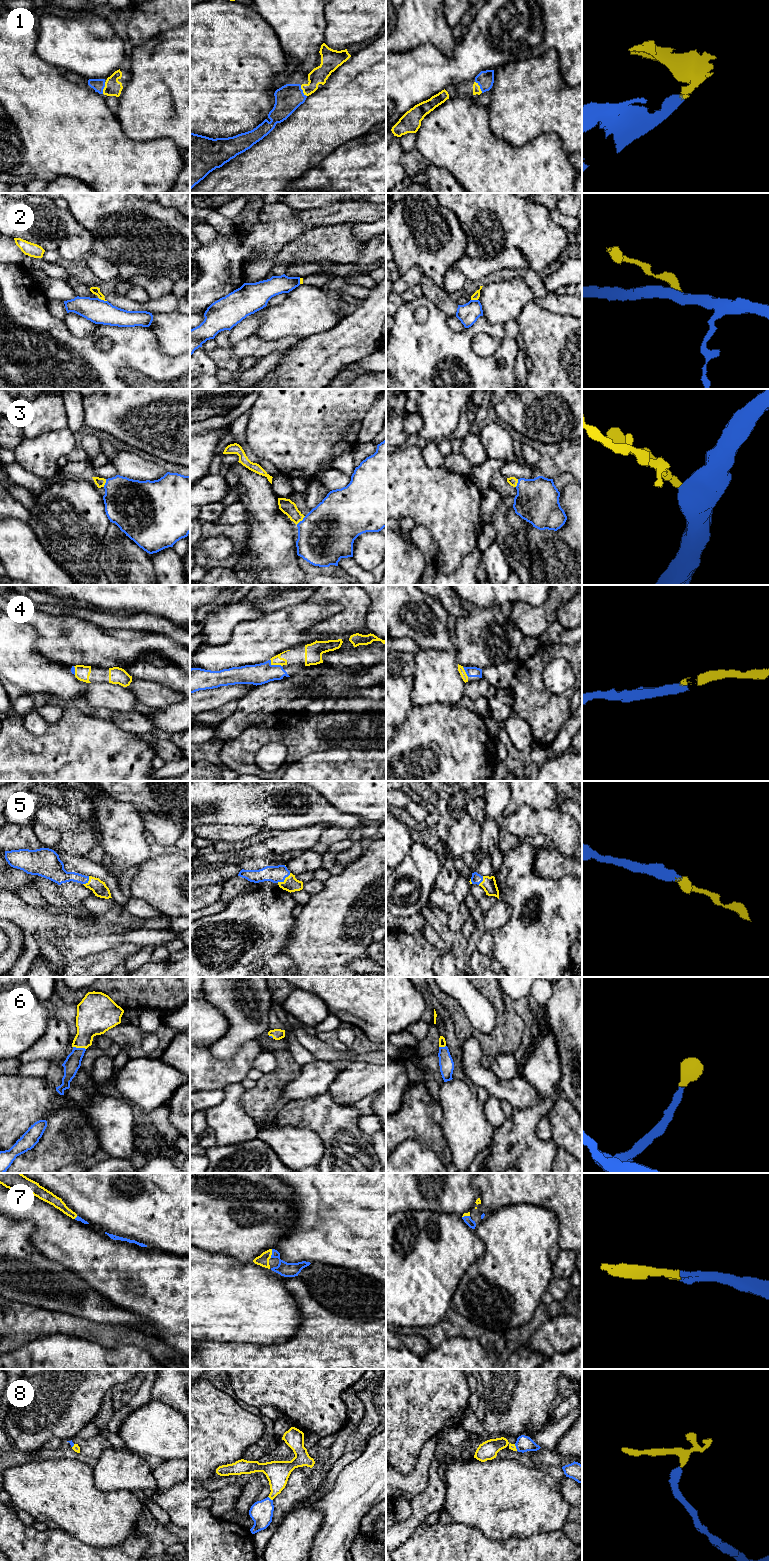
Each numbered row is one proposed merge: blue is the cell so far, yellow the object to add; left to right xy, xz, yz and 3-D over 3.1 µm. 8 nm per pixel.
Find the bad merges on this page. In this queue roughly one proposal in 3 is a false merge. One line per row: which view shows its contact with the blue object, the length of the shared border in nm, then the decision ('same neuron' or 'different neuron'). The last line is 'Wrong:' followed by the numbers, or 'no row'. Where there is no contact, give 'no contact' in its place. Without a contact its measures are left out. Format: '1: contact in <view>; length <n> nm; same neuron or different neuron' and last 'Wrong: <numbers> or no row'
1: contact in xz; length 110 nm; same neuron
2: contact in xy; length 80 nm; different neuron
3: contact in xz; length 100 nm; same neuron
4: contact in xz; length 110 nm; same neuron
5: contact in xz; length 130 nm; same neuron
6: contact in xy; length 110 nm; same neuron
7: contact in xz; length 70 nm; same neuron
8: contact in yz; length 60 nm; same neuron
Wrong: 2

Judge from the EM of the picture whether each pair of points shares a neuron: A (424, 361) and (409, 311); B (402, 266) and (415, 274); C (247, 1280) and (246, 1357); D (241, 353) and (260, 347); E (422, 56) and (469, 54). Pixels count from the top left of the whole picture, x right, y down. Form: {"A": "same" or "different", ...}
{"A": "same", "B": "different", "C": "different", "D": "same", "E": "same"}

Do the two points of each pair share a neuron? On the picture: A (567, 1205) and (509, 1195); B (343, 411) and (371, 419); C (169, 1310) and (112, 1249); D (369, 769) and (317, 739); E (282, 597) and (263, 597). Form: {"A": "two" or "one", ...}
{"A": "one", "B": "two", "C": "one", "D": "two", "E": "one"}

